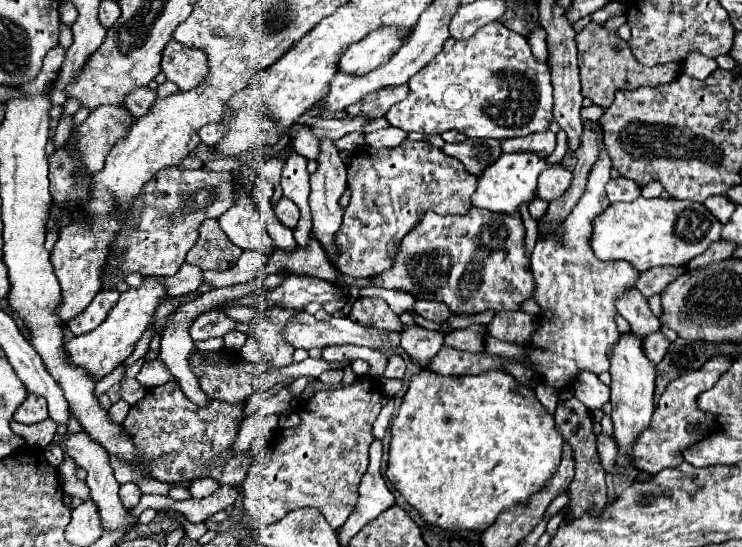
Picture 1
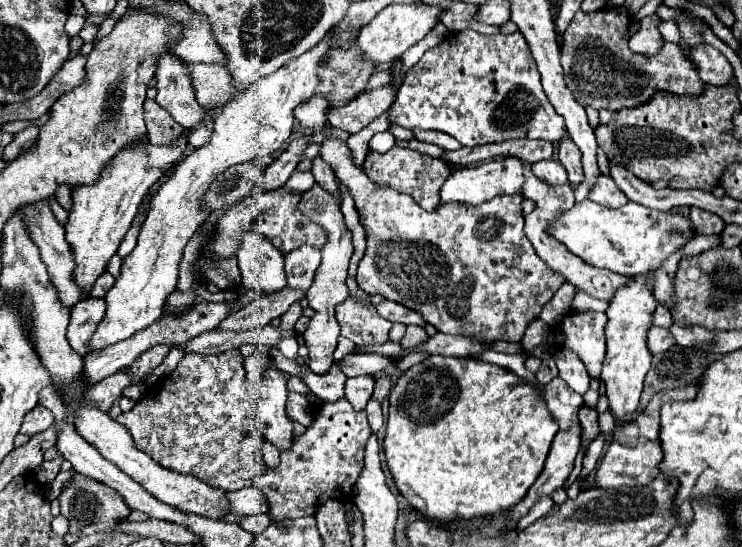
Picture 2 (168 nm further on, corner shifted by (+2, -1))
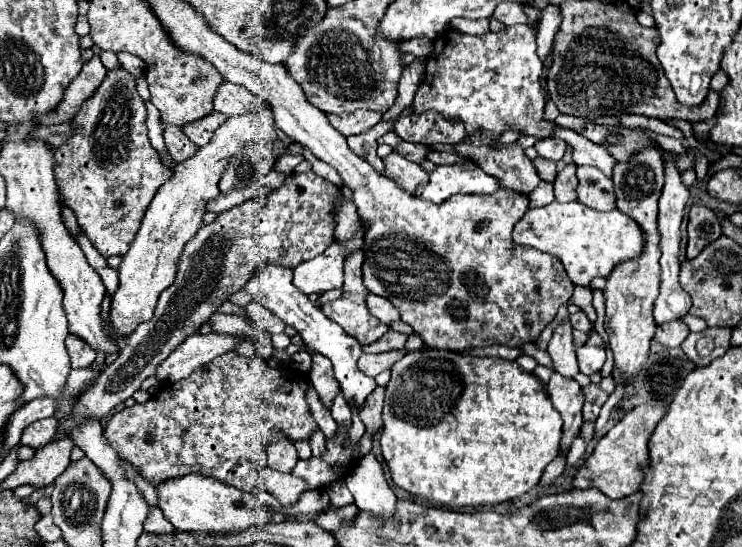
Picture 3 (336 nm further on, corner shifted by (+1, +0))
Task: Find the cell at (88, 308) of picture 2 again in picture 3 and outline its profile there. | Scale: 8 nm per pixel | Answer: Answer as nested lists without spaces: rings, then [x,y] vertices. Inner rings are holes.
[[[69,334],[65,340],[65,346],[71,358],[71,368],[85,368],[93,364],[95,350],[91,350],[91,346],[87,346],[87,342],[83,342],[81,338],[75,338],[73,334]]]

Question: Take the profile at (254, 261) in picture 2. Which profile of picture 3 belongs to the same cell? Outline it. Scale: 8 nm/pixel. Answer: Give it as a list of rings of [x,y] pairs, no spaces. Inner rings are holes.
[[[263,264],[245,284],[245,290],[251,294],[253,300],[257,300],[259,304],[263,304],[265,308],[269,308],[275,316],[279,316],[285,324],[295,326],[297,332],[301,334],[305,346],[325,354],[331,362],[333,362],[333,370],[335,370],[335,378],[345,394],[347,400],[355,400],[357,408],[363,406],[365,398],[375,390],[375,380],[369,376],[361,376],[361,372],[357,370],[357,360],[363,354],[363,346],[359,346],[359,342],[355,342],[355,338],[351,338],[349,334],[343,332],[343,328],[339,328],[335,322],[331,322],[321,308],[317,308],[315,302],[311,302],[305,294],[301,294],[295,286],[293,286],[293,270],[291,268],[283,268],[277,264]]]

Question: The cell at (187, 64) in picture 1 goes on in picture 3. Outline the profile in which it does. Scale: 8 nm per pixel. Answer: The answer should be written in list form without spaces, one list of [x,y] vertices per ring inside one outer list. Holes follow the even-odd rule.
[[[223,82],[213,98],[213,110],[225,116],[247,114],[261,106],[261,98],[253,96],[247,88],[231,82]]]

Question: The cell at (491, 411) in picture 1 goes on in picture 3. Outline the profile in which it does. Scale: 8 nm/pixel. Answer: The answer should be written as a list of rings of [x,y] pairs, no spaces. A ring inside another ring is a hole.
[[[417,350],[417,352],[405,354],[399,362],[395,362],[391,372],[393,374],[391,374],[391,380],[387,384],[385,408],[383,408],[381,450],[383,450],[383,458],[389,466],[393,482],[413,496],[419,496],[419,498],[425,498],[431,502],[439,502],[439,504],[449,506],[449,508],[503,504],[507,500],[523,496],[533,486],[537,486],[545,466],[559,452],[559,438],[561,438],[559,412],[551,406],[551,400],[547,398],[545,384],[537,376],[533,376],[531,372],[525,372],[523,368],[519,368],[517,362],[503,360],[503,358],[477,358],[477,356],[459,354],[459,352],[451,352],[451,350]]]

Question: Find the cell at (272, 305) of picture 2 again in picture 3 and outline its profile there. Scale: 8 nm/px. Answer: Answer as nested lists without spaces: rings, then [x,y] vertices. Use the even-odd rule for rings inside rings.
[[[363,228],[357,232],[353,242],[347,242],[347,244],[333,242],[323,254],[293,268],[293,284],[303,294],[327,292],[331,288],[341,288],[343,278],[339,276],[339,270],[343,266],[345,256],[357,248],[363,248]],[[331,272],[337,272],[337,274],[331,274]]]

